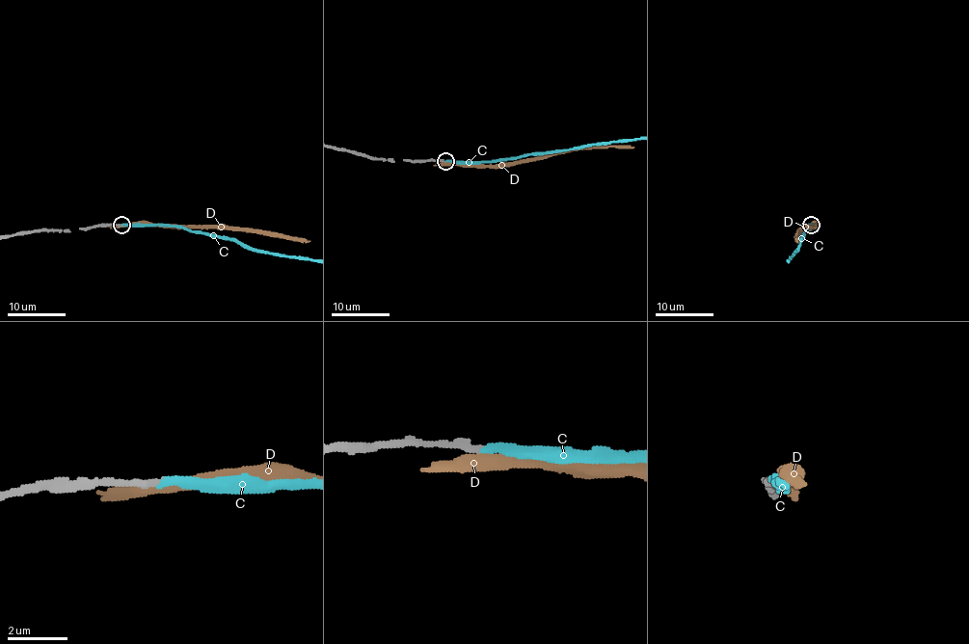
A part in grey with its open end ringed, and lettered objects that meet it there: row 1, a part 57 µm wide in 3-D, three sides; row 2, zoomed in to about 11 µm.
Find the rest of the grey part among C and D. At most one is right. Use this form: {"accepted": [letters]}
{"accepted": ["C"]}

